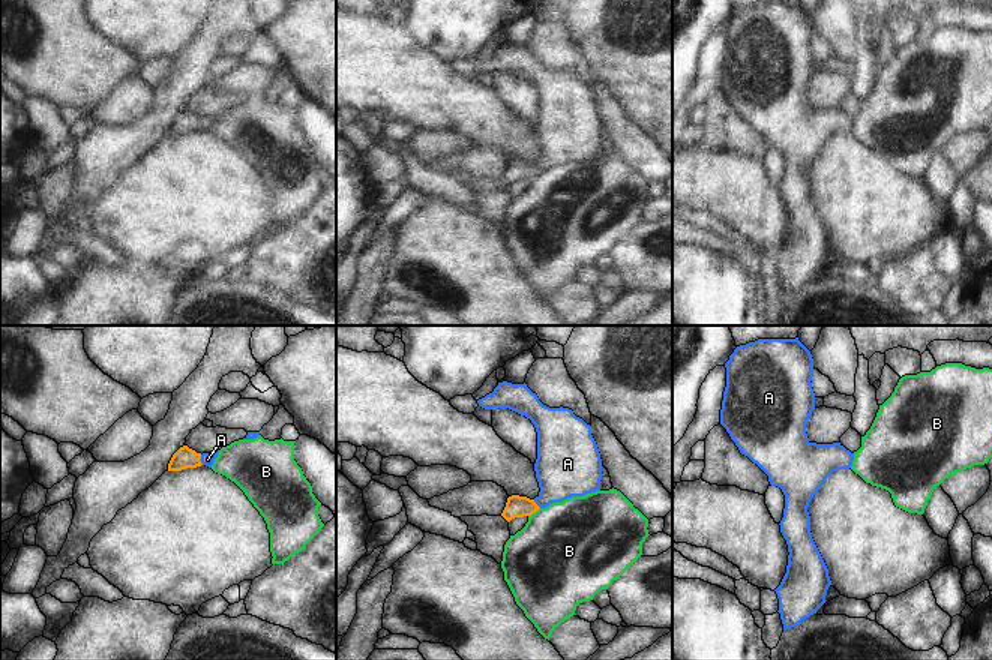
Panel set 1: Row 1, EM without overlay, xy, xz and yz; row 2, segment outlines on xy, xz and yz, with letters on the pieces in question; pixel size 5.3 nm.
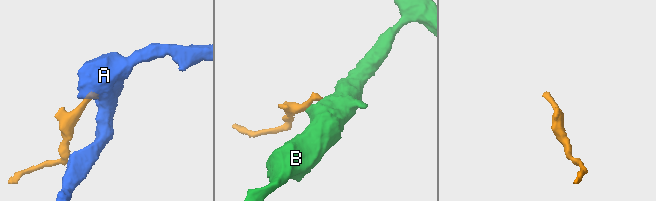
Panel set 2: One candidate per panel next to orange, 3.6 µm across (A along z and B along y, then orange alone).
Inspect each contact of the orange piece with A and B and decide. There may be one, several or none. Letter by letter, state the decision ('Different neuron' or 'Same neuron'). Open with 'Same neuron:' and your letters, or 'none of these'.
Same neuron: A
A: Same neuron
B: Different neuron.

